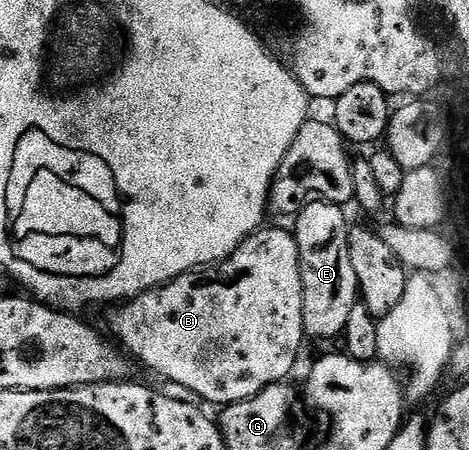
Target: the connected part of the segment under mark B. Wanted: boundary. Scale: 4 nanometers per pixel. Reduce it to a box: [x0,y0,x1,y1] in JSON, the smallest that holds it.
[114,227,304,405]

